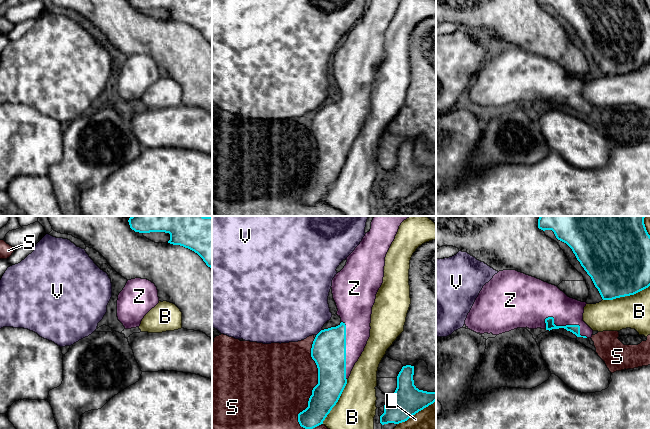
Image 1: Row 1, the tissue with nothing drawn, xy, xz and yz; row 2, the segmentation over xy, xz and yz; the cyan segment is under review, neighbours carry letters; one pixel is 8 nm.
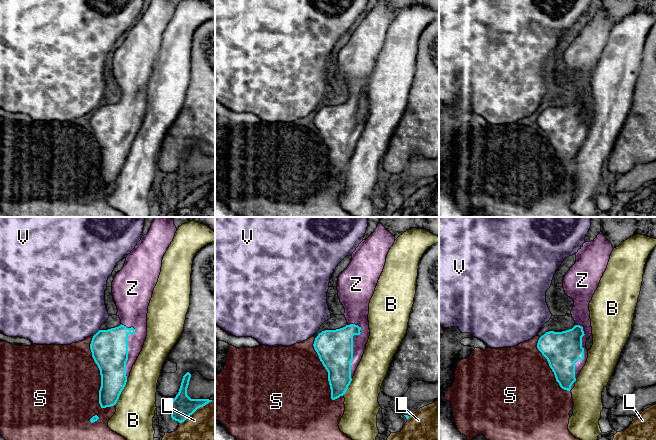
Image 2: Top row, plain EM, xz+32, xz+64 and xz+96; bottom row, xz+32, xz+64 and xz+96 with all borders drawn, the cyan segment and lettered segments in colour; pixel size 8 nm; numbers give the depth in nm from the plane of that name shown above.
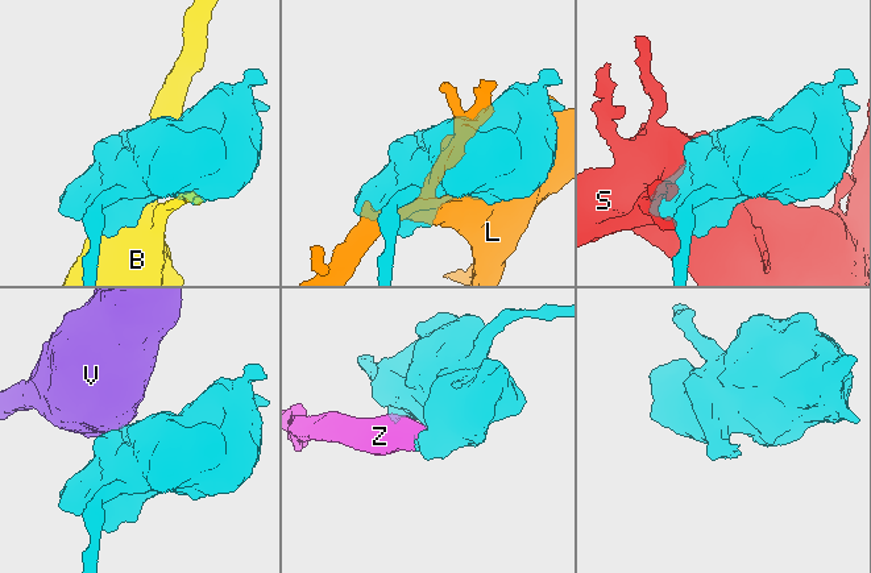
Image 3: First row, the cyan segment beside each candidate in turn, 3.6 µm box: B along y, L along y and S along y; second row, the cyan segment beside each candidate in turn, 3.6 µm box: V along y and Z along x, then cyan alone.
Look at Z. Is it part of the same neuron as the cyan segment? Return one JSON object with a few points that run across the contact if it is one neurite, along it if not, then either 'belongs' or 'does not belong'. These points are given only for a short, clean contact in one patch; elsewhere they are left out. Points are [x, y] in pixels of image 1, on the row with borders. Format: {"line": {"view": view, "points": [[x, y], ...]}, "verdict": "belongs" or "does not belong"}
{"verdict": "belongs"}

